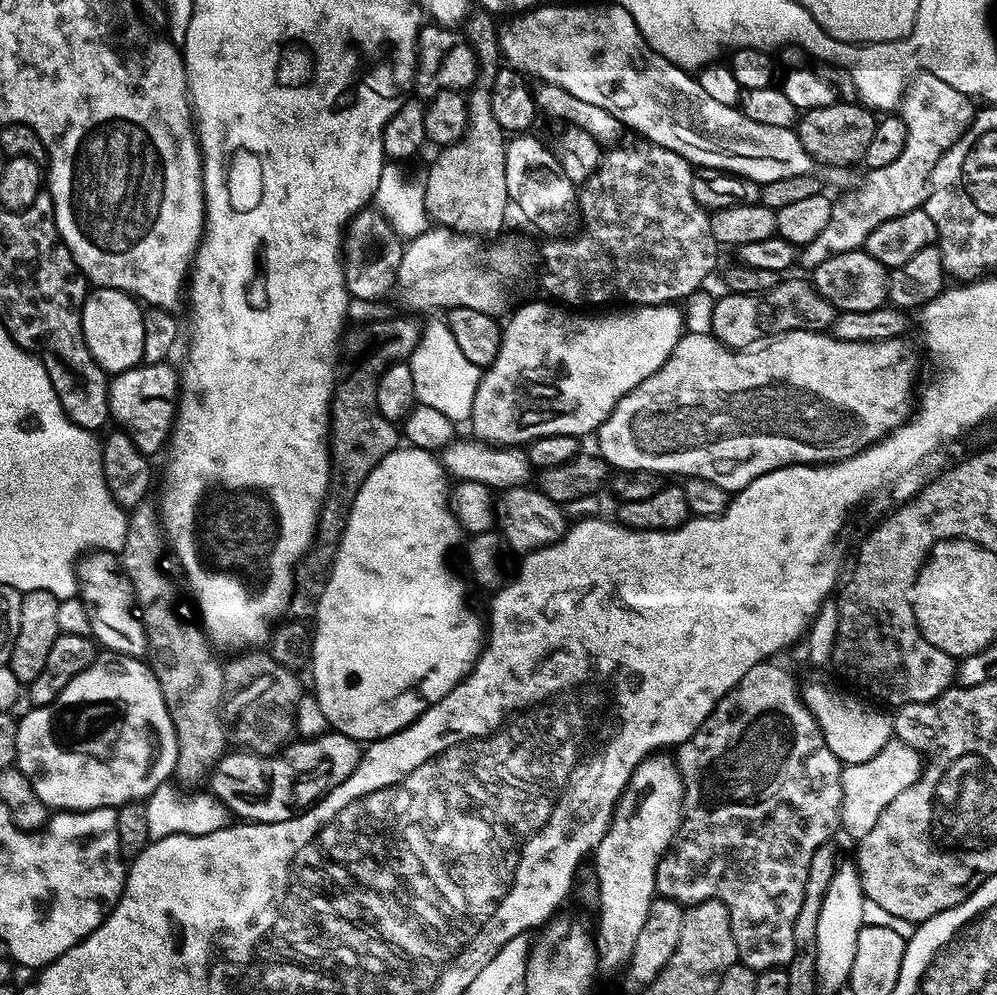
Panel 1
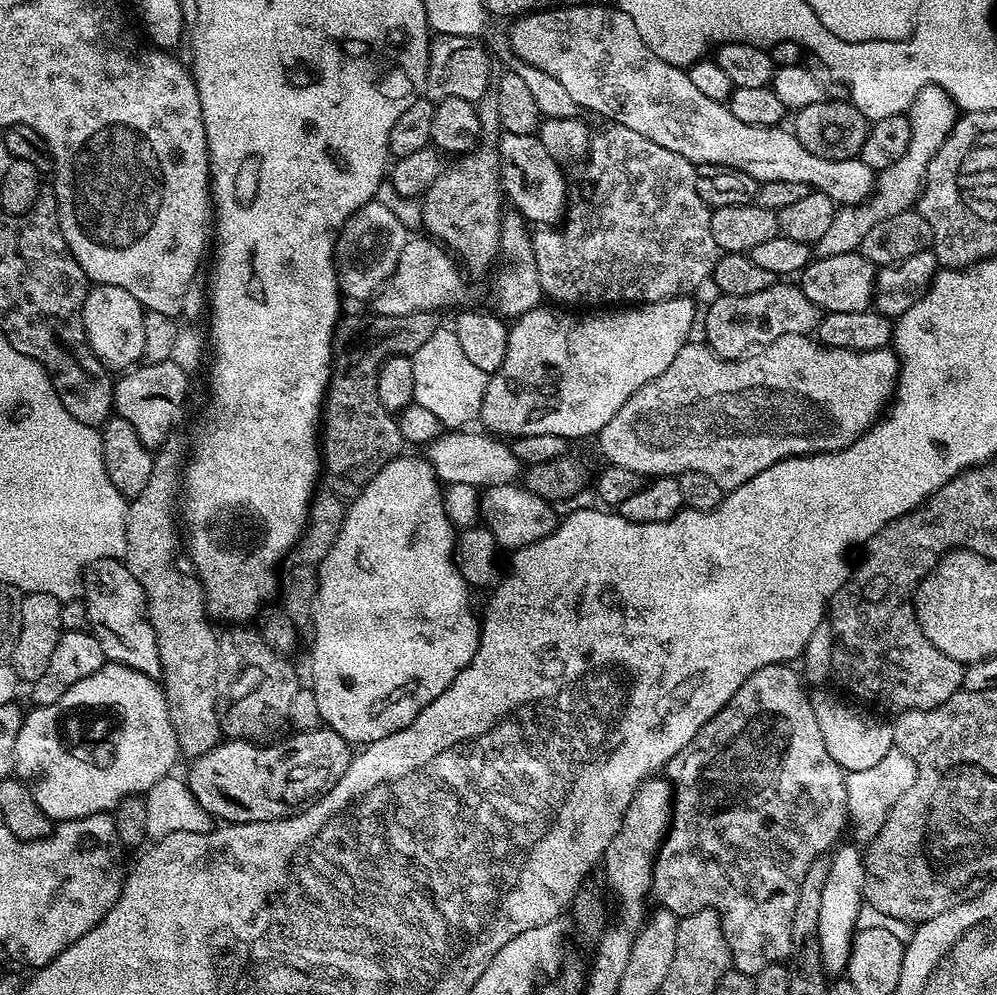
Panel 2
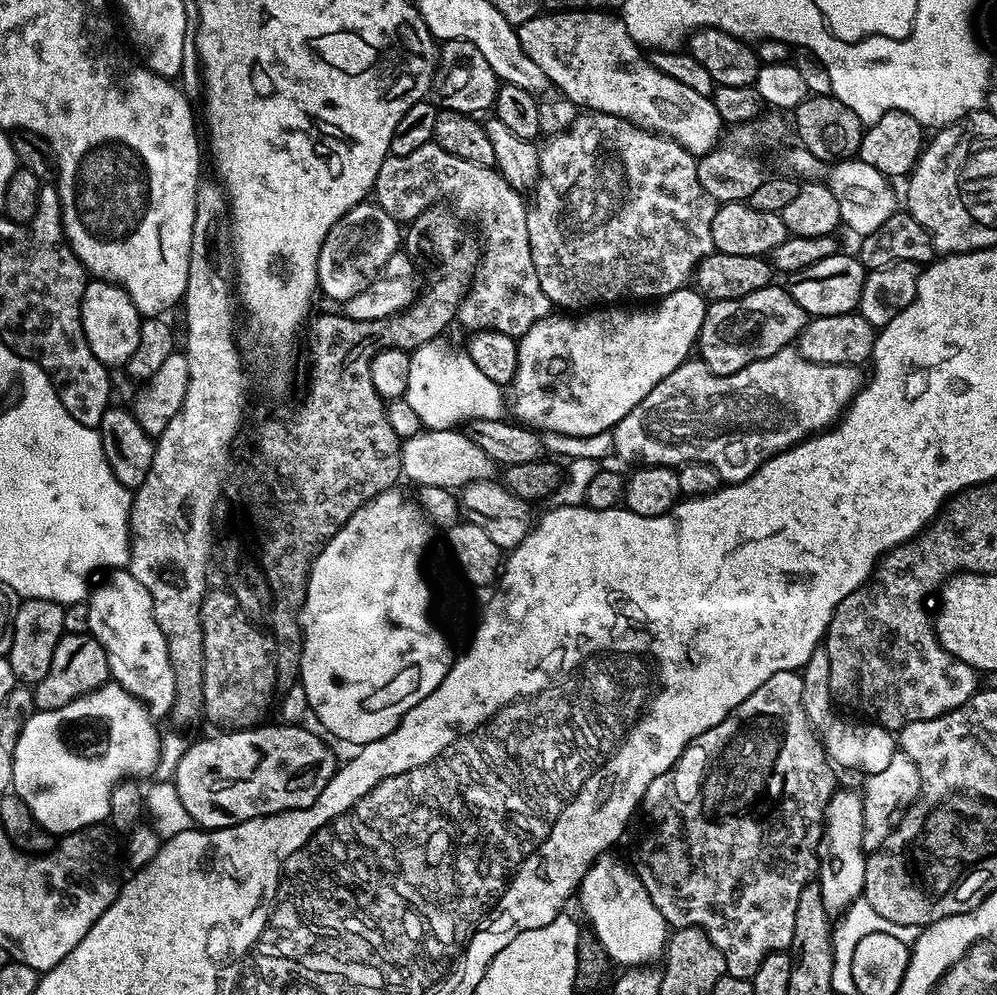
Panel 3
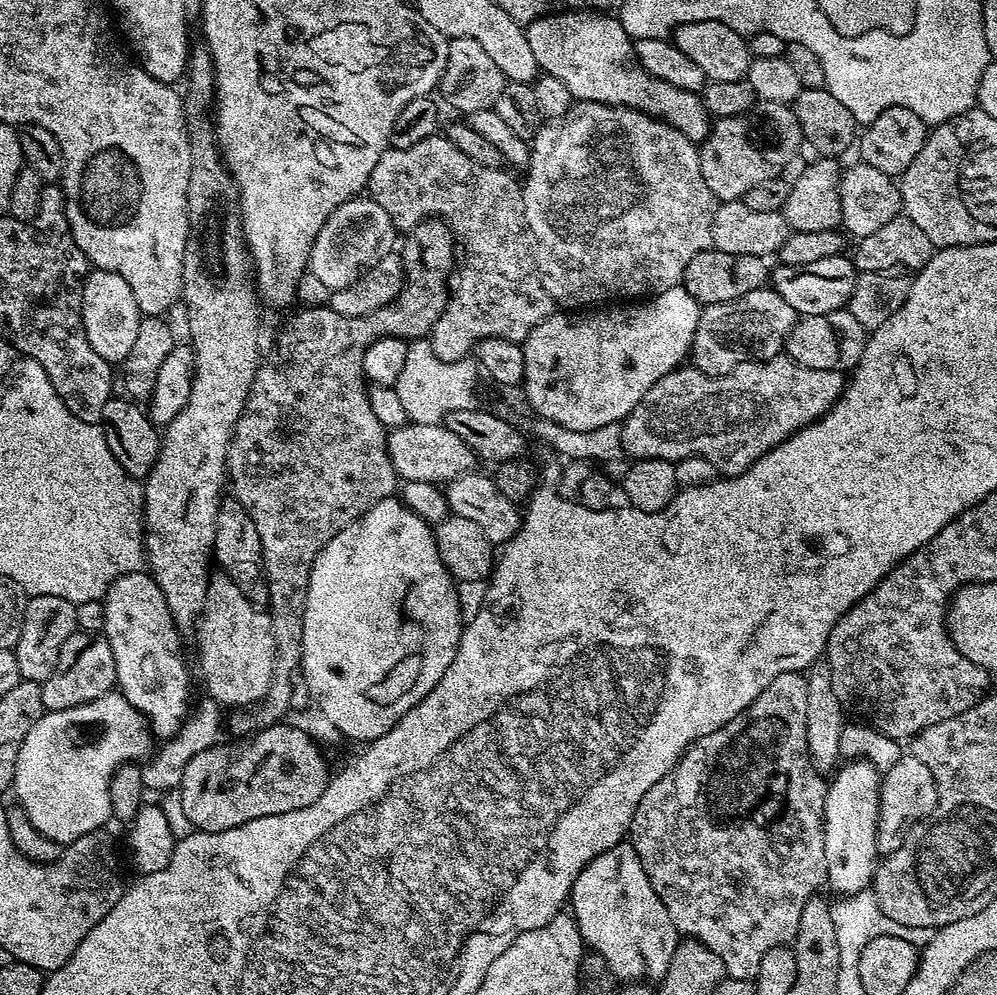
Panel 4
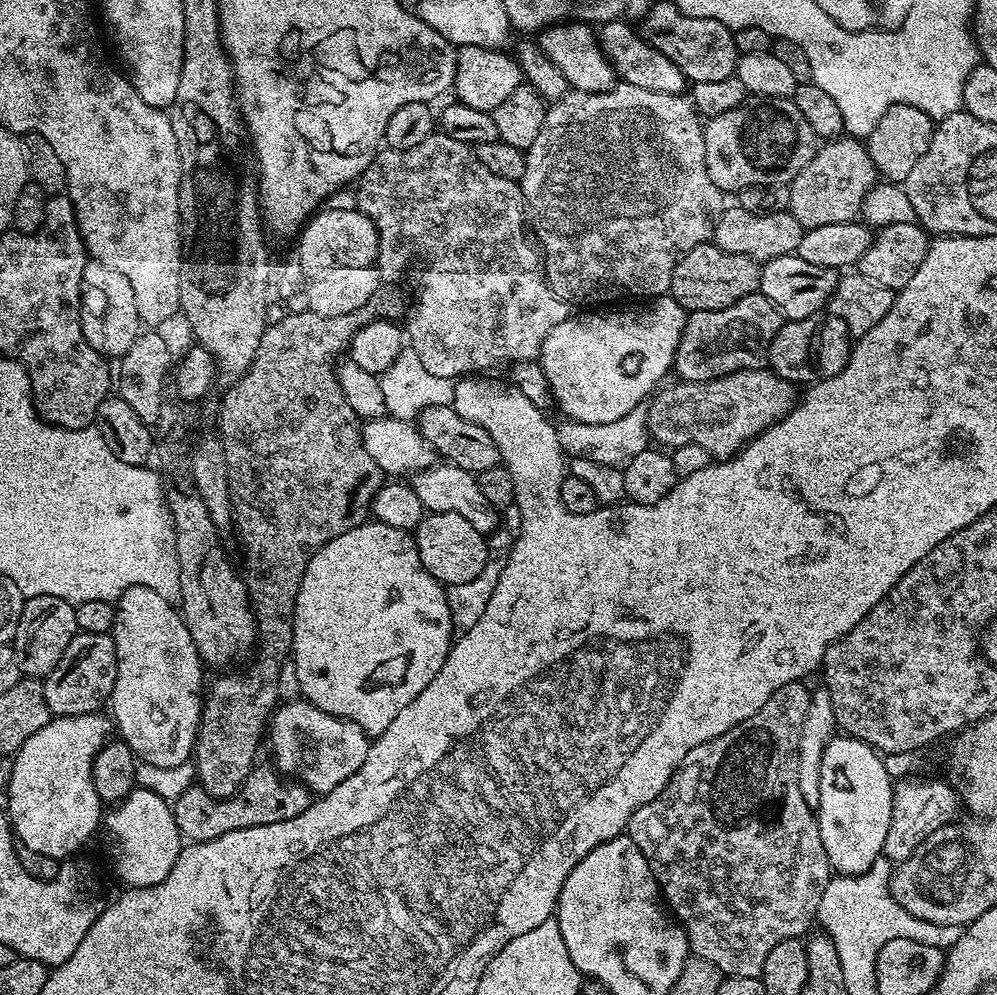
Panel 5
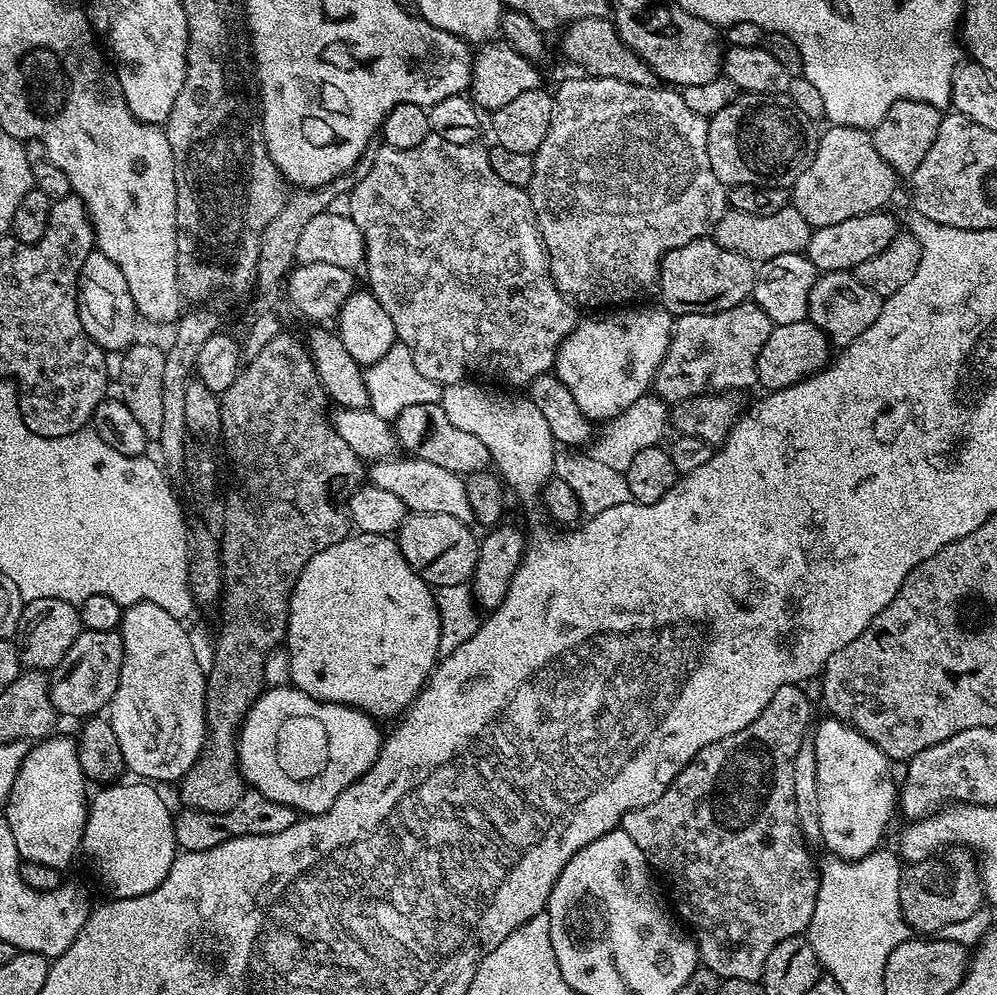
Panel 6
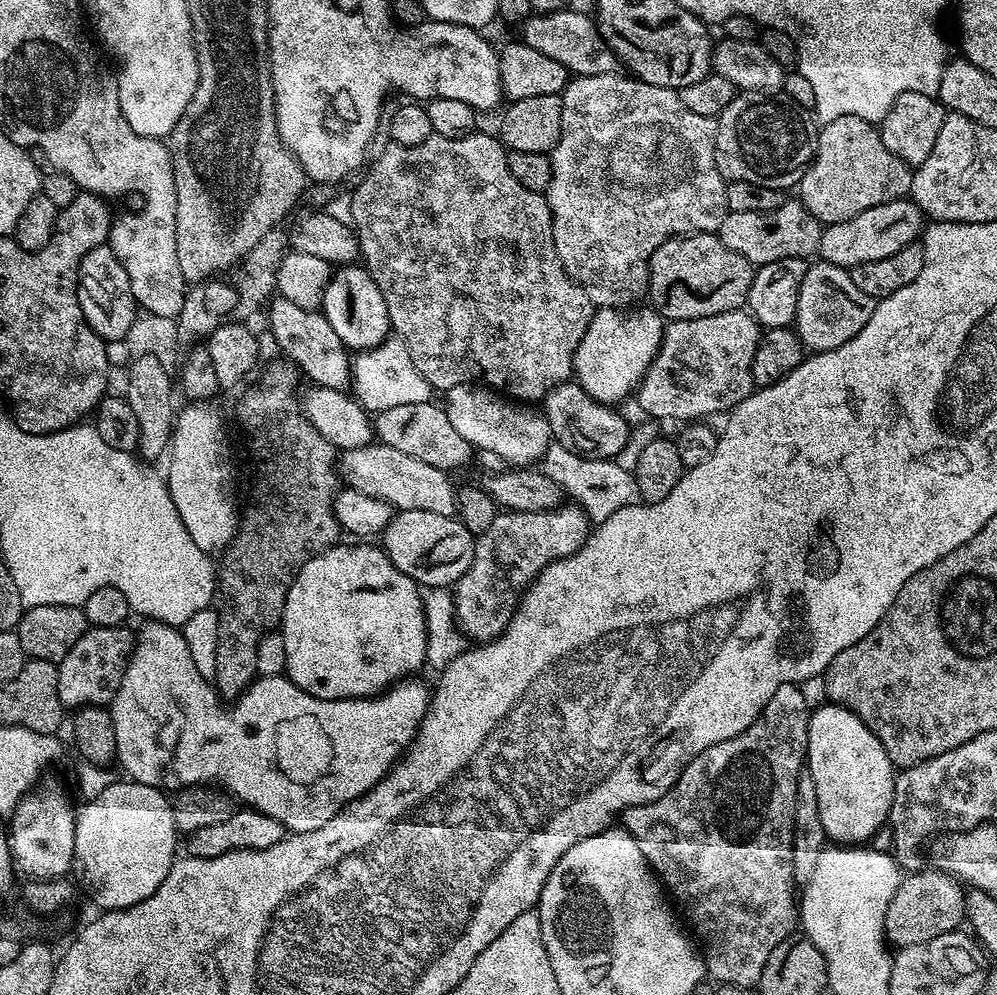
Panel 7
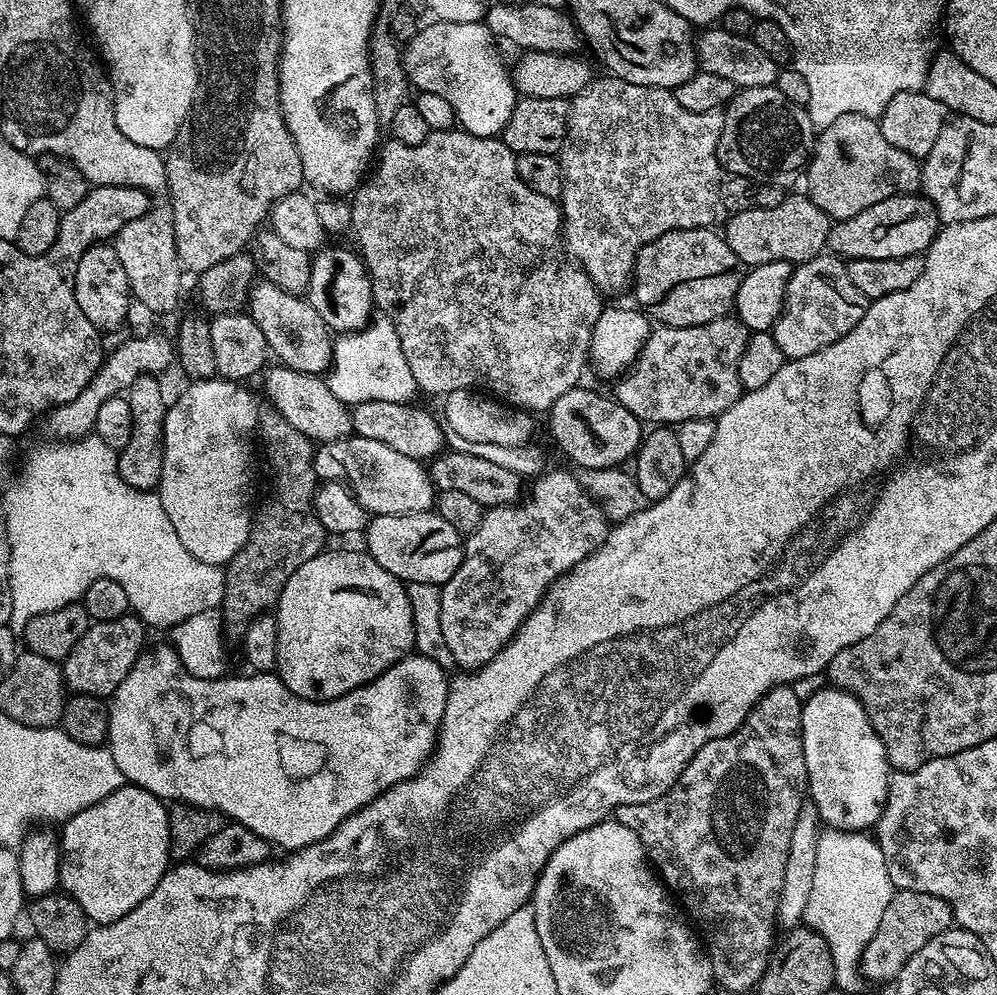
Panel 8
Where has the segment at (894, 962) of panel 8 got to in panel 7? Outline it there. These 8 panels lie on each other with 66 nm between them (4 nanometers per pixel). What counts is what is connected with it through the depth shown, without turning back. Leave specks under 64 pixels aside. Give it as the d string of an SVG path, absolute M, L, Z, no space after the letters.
M916 874L901 879L899 890L887 907L887 918L884 920L885 937L895 947L925 944L943 933L955 931L958 920L962 920L966 910L966 894L959 879L950 876L922 878Z

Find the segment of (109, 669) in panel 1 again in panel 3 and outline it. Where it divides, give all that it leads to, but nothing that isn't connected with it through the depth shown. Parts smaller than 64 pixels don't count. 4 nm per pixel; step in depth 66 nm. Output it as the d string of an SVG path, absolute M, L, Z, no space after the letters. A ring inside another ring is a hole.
M115 682L74 698L74 702L58 710L33 711L24 721L14 746L11 791L20 796L26 806L30 806L30 814L34 814L40 827L51 832L53 837L59 838L83 828L103 825L110 814L113 790L123 780L148 776L159 766L160 732L155 723L157 721L148 704ZM76 714L96 714L110 718L110 764L86 762L66 752L66 728L62 728L60 738L58 724L62 718L72 718Z

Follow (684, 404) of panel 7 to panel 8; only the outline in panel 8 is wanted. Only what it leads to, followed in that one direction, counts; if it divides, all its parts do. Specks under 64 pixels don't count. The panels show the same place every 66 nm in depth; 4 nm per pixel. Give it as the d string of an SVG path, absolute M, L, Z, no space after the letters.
M731 315L714 322L706 322L702 326L653 327L635 364L615 381L614 398L619 404L626 406L630 414L637 416L641 422L648 423L649 420L649 425L652 426L668 426L686 419L713 419L721 416L742 395L738 362L742 360L742 350L746 348L749 335L748 329Z

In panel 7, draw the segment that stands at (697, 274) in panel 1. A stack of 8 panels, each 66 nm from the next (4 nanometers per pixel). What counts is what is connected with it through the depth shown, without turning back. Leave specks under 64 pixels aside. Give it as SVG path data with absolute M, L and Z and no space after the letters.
M616 72L610 74L594 74L593 76L572 76L568 85L560 93L560 101L562 102L562 130L558 142L552 148L550 159L552 161L552 177L546 189L546 199L548 206L552 211L552 251L555 252L560 260L560 267L566 270L566 274L575 284L580 284L586 290L586 294L592 299L593 305L602 308L618 308L623 309L625 306L632 306L637 303L639 296L643 297L648 291L648 260L654 254L654 250L658 250L658 246L662 246L662 242L673 240L676 236L691 236L693 232L711 232L719 233L722 222L728 217L728 203L726 202L726 181L724 176L718 170L716 159L714 158L714 142L716 141L716 122L711 116L703 116L702 114L694 114L682 102L679 91L674 88L663 88L662 86L650 86L646 82L633 78L631 75L623 74L620 76Z

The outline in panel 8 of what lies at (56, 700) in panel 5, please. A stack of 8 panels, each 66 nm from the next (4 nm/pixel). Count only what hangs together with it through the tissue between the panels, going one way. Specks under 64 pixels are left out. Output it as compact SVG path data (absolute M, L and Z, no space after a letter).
M135 614L89 623L86 634L78 638L78 646L74 646L74 650L70 650L70 654L62 662L67 691L111 698L118 686L122 686L122 678L130 674L130 666L134 666L145 649L144 632L146 633L146 625Z

